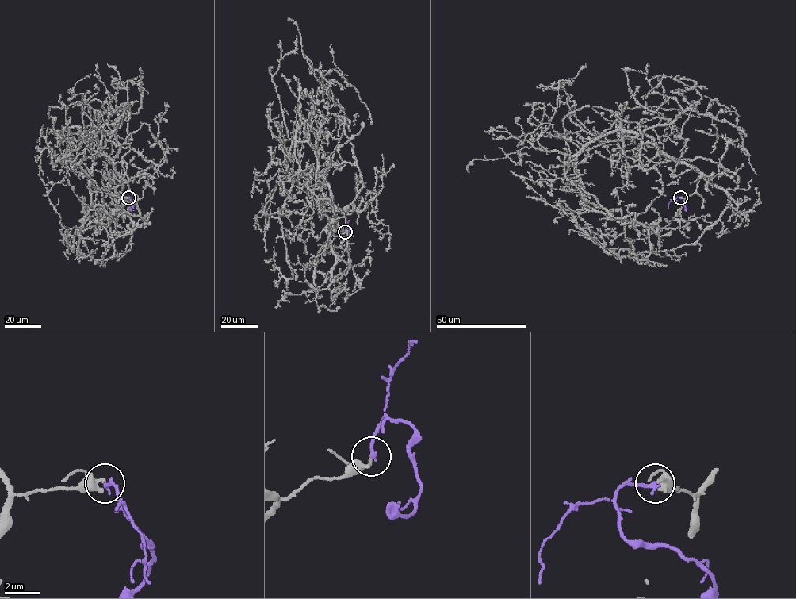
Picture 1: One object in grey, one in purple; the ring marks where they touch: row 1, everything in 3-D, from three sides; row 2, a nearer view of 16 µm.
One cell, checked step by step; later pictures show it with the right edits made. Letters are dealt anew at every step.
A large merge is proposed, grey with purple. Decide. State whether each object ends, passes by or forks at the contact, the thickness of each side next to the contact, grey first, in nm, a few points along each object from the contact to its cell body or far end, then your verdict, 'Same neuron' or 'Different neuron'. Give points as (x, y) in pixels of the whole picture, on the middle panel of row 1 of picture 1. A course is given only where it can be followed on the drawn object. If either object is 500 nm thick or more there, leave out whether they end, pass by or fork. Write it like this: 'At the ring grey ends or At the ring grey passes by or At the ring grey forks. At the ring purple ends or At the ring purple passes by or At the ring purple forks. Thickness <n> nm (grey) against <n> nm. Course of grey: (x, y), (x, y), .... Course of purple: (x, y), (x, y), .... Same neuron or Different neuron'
At the ring grey passes by. At the ring purple ends. Thickness 160 nm (grey) against 240 nm. Course of grey: (345, 232), (324, 252), (335, 208), (308, 128), (332, 113), (364, 187), (346, 207), (317, 213). Course of purple: (345, 232), (346, 228), (349, 229), (350, 236), (347, 237). Same neuron

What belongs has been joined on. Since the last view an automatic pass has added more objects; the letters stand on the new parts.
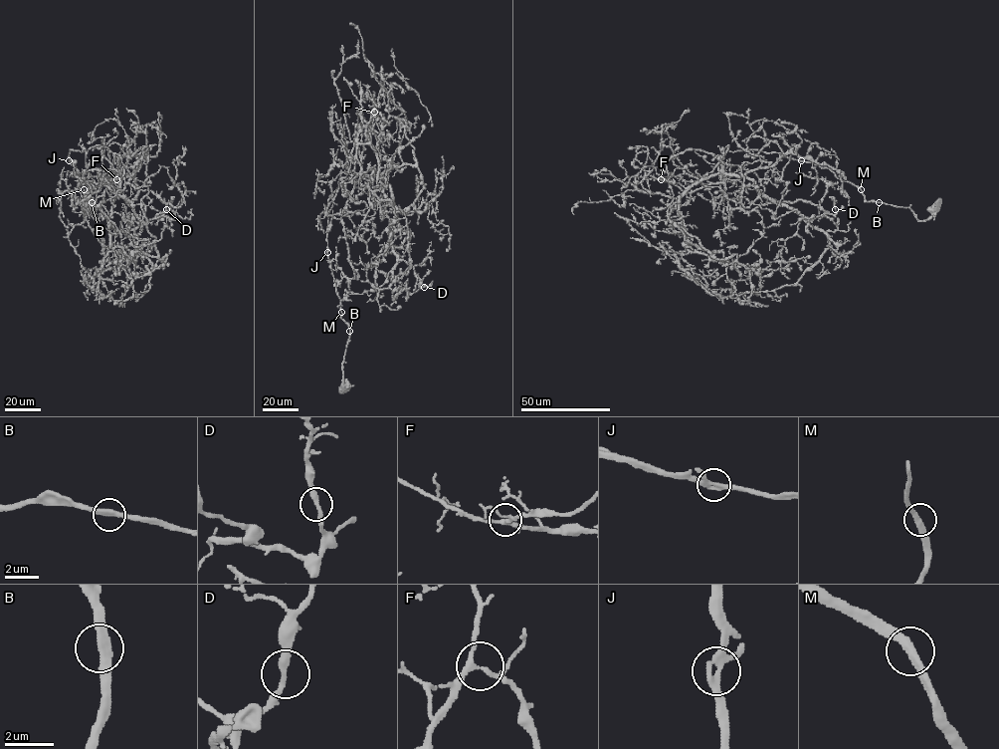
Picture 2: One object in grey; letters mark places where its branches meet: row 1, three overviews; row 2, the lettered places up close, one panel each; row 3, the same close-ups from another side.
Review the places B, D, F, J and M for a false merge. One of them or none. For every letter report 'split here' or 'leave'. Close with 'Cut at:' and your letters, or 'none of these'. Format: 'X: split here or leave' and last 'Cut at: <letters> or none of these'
B: leave
D: leave
F: leave
J: leave
M: leave
Cut at: none of these

